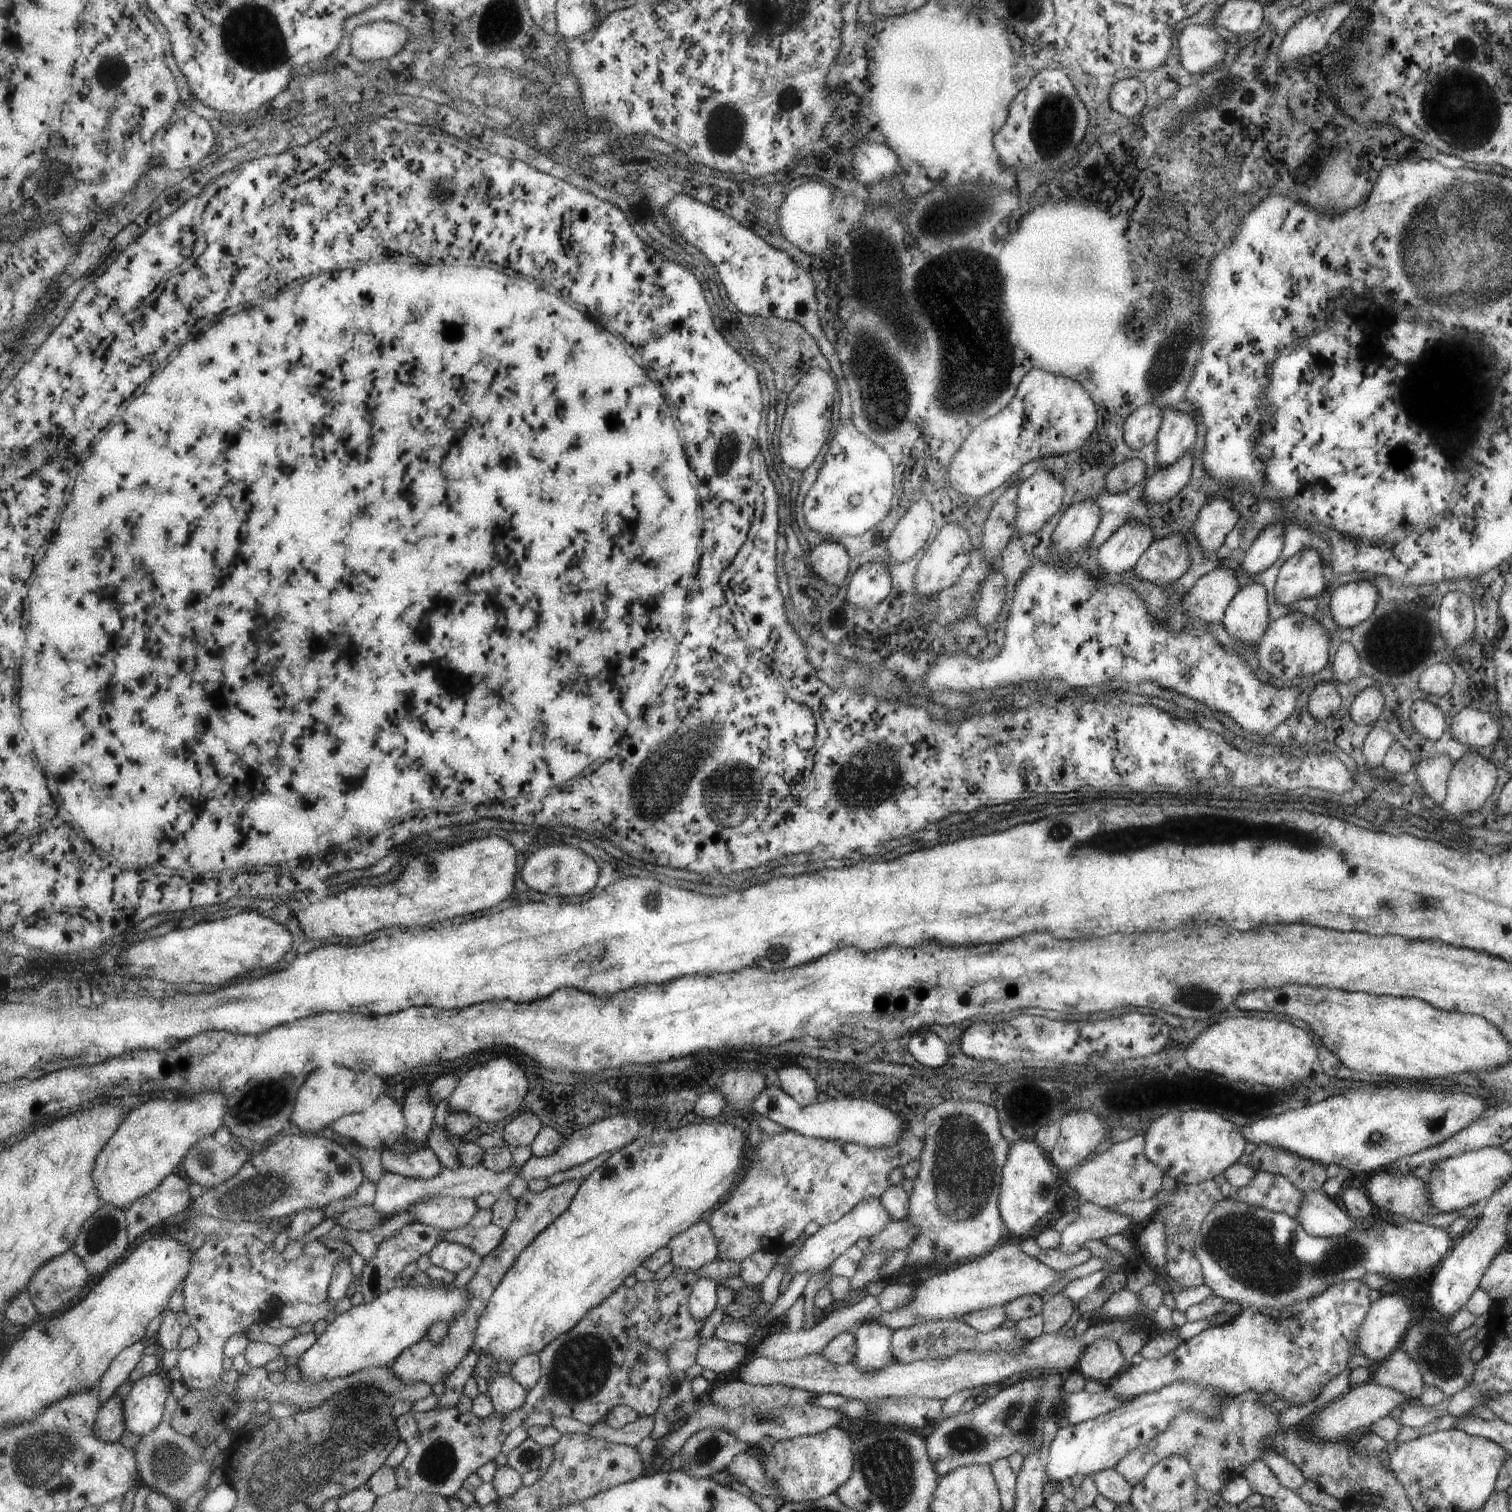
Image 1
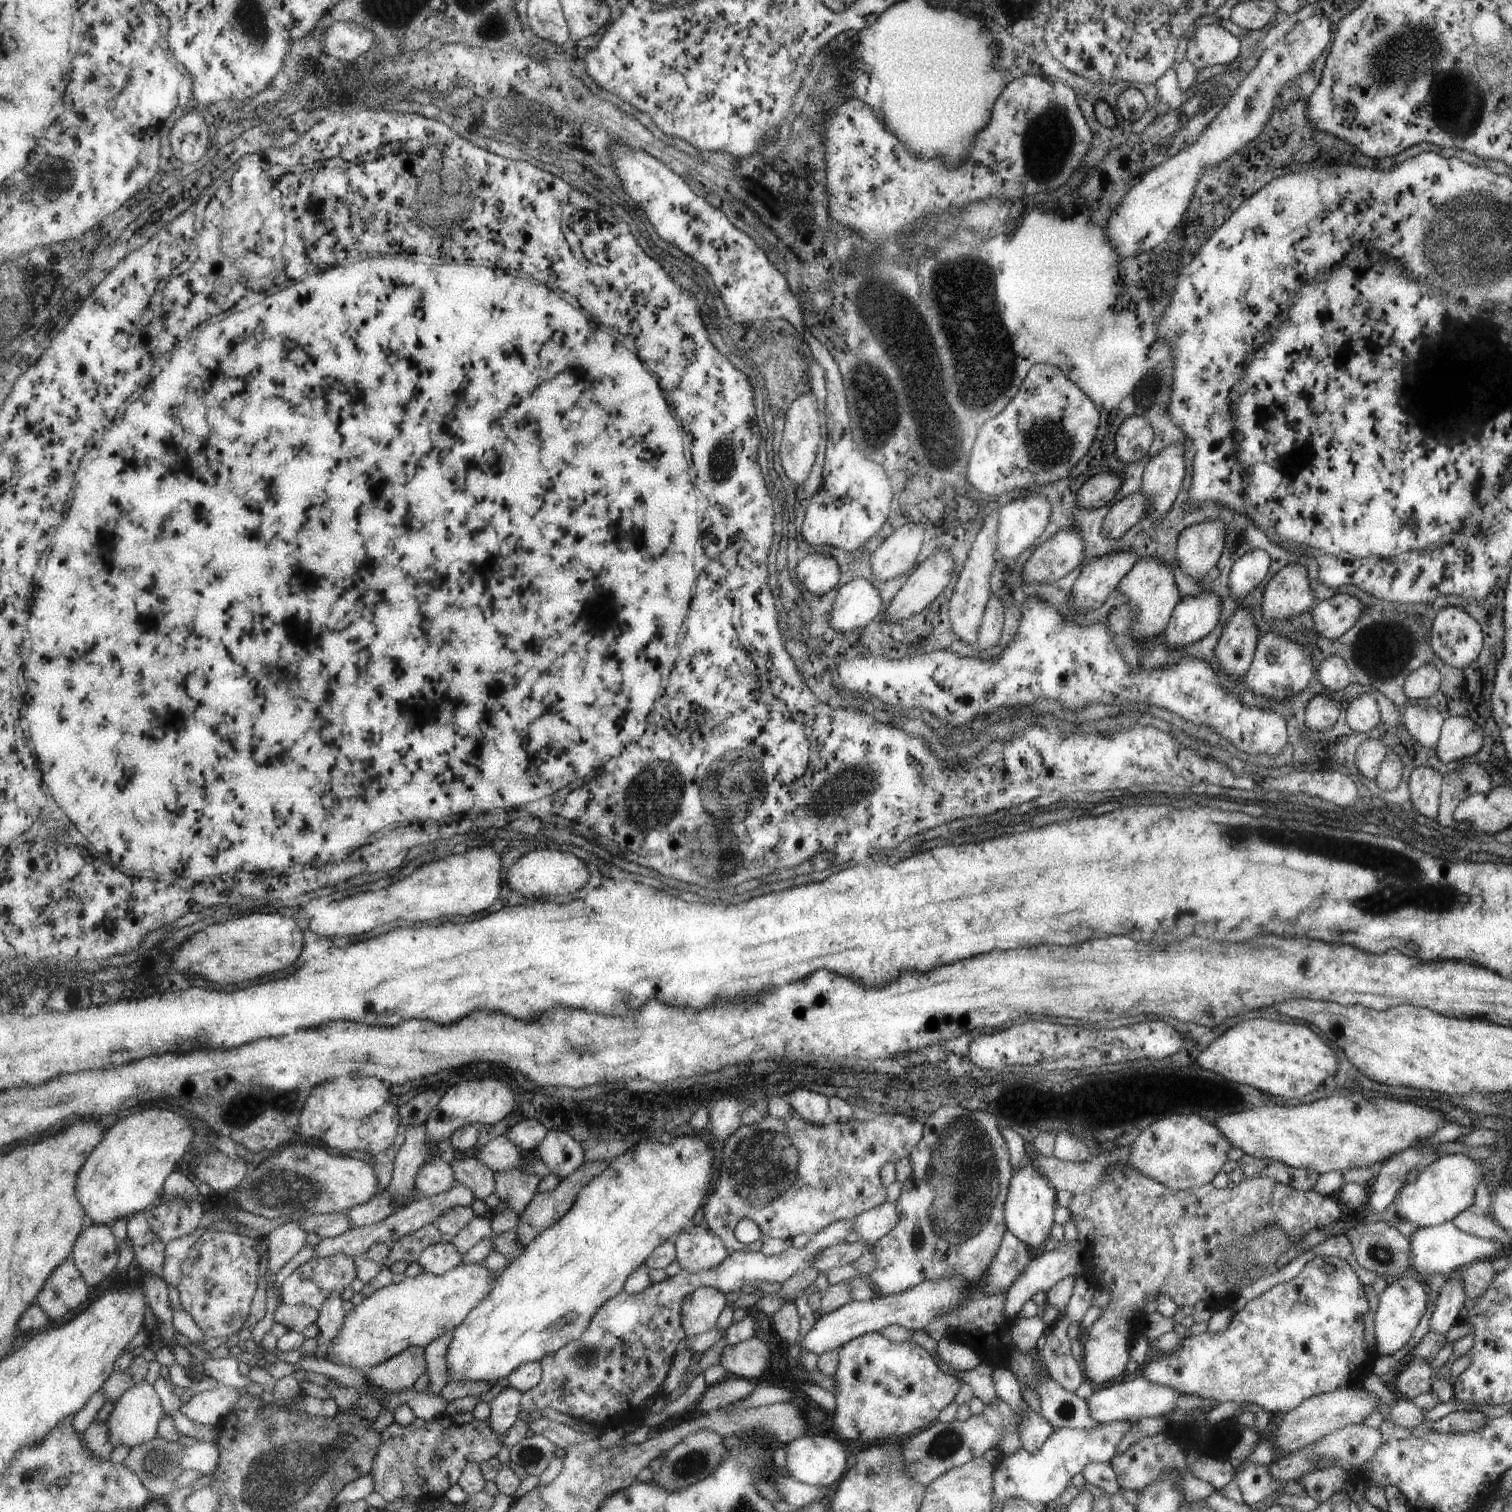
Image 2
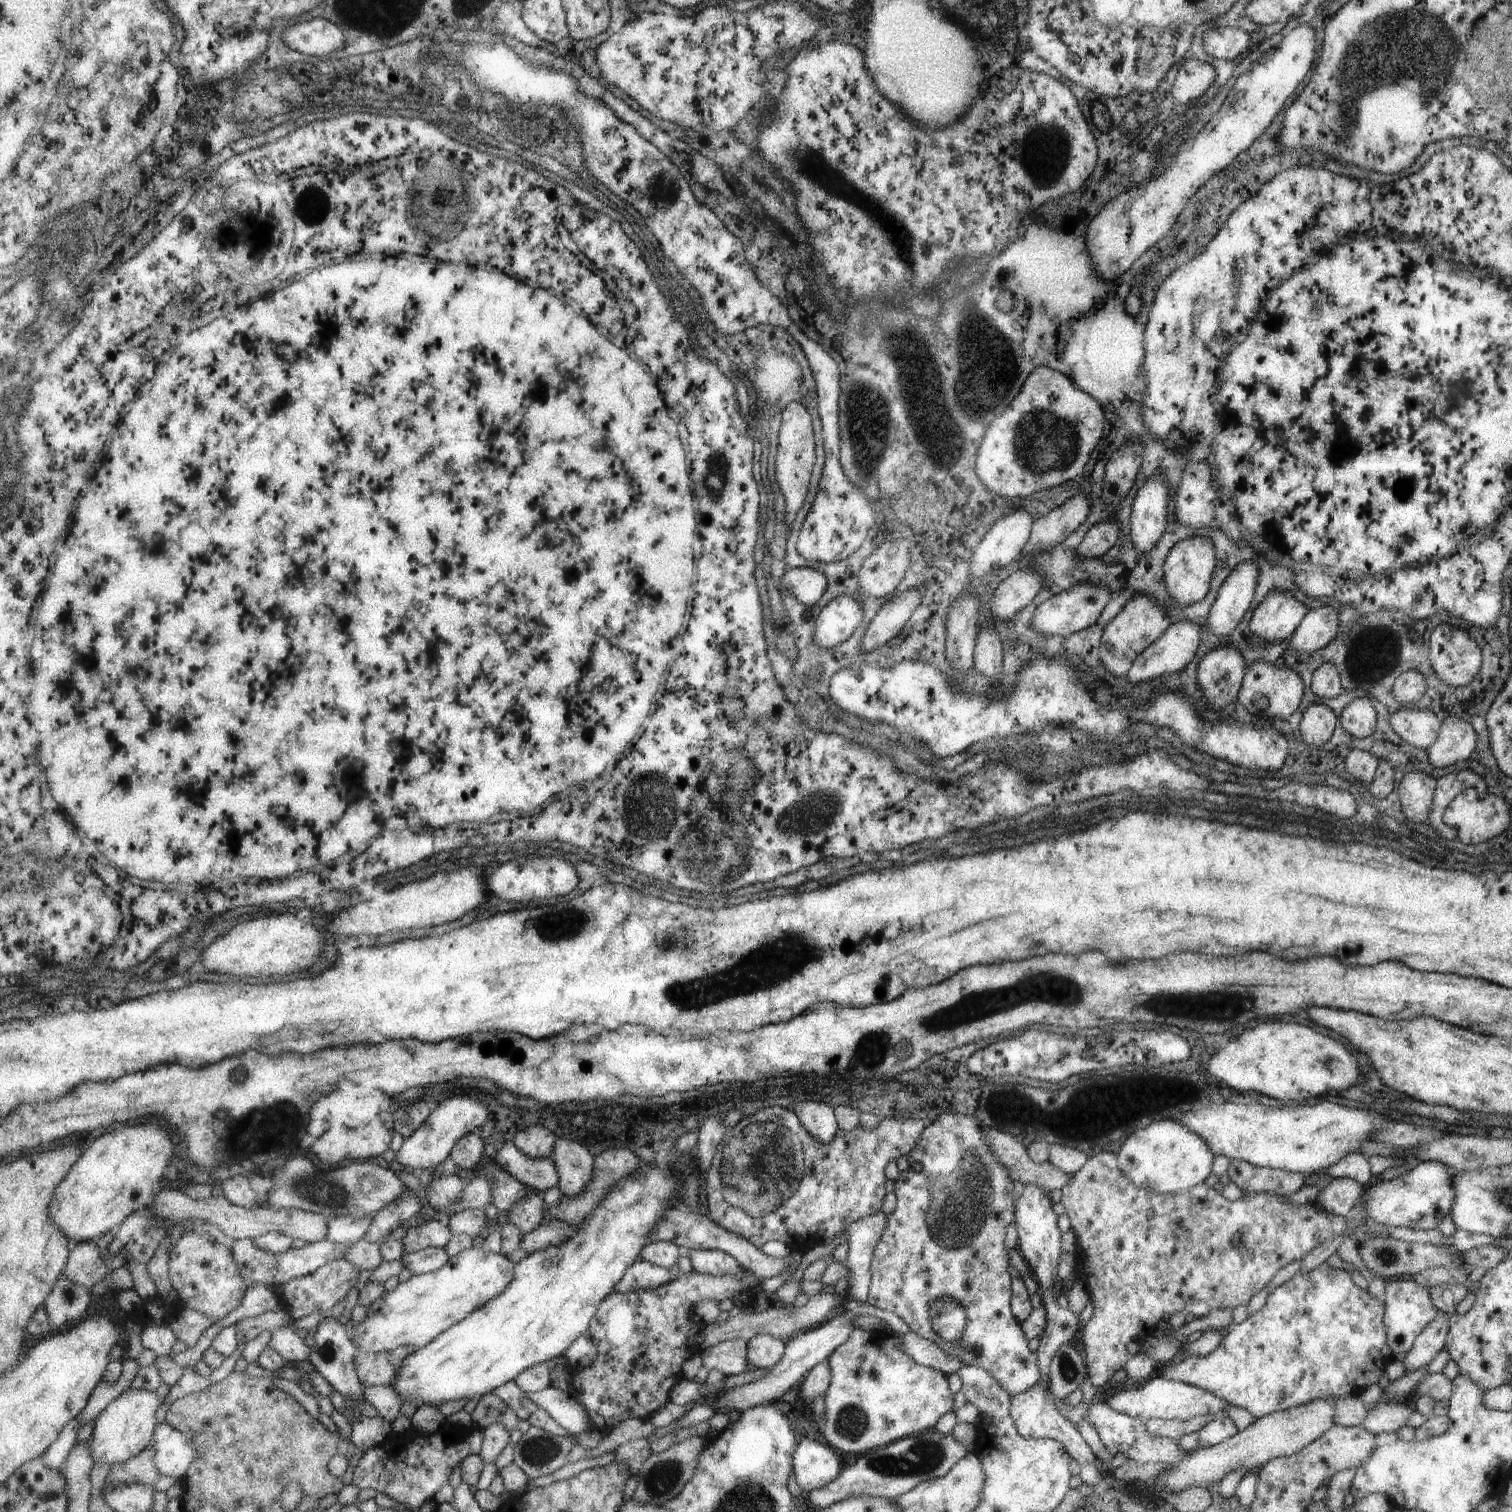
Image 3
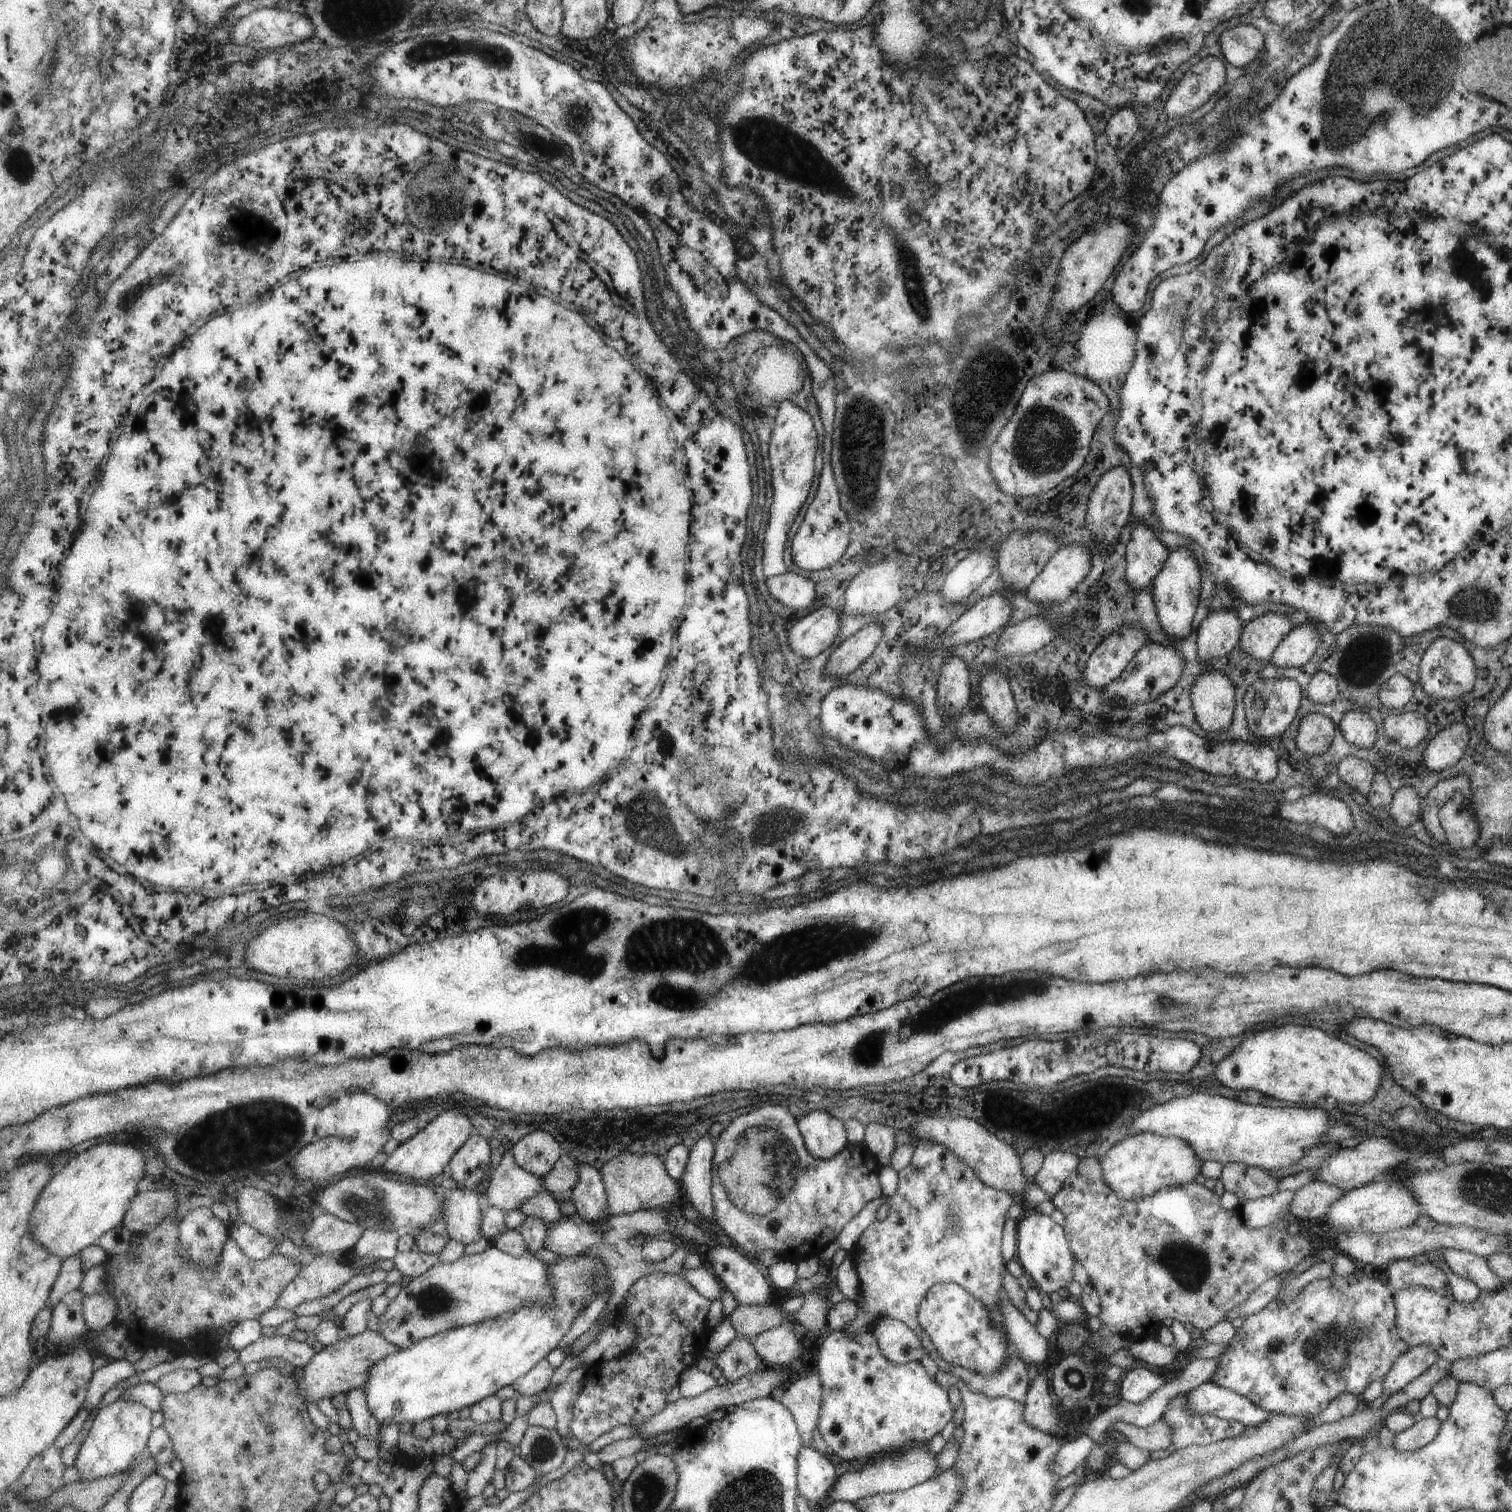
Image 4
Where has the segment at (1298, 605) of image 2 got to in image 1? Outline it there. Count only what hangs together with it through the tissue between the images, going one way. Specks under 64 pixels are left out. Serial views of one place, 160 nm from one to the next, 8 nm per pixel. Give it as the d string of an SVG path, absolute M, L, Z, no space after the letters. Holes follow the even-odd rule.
M1315 547L1295 551L1281 566L1273 586L1275 602L1289 604L1302 598L1312 598L1327 586L1323 581L1321 556Z

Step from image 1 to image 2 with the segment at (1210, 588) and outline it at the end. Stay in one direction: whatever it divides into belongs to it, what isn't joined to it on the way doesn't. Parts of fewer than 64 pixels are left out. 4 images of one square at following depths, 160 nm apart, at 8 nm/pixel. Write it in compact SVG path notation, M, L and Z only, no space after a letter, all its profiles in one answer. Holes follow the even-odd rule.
M1211 592L1180 598L1165 626L1163 640L1171 650L1201 640L1217 626L1220 605L1220 598Z

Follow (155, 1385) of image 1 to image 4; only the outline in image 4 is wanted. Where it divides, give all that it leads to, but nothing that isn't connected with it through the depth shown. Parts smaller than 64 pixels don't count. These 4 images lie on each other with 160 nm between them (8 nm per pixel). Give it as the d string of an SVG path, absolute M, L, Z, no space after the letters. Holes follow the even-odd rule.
M121 1398L99 1410L74 1465L80 1475L79 1481L94 1481L137 1467L147 1454L151 1433L155 1430L151 1416L153 1411L144 1404Z

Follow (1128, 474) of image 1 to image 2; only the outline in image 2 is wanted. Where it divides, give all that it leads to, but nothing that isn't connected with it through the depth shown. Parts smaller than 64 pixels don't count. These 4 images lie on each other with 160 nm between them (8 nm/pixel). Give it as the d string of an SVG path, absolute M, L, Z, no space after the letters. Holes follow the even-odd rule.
M1099 472L1092 475L1086 482L1083 482L1082 488L1079 488L1075 498L1077 508L1085 510L1095 510L1104 506L1119 490L1121 478L1113 472Z

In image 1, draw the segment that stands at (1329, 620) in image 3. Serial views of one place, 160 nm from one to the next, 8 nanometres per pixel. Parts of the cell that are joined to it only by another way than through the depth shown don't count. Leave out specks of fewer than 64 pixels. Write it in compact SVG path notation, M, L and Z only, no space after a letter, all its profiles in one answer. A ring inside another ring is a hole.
M1369 580L1339 585L1330 597L1329 610L1337 626L1355 626L1365 620L1377 602L1377 588Z

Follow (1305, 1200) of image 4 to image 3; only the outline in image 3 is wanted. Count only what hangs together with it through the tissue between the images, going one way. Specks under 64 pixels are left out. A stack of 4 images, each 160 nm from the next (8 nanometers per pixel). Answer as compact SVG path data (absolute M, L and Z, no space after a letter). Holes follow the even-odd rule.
M1352 1178L1333 1179L1311 1204L1328 1213L1346 1218L1352 1207L1359 1202L1363 1192L1361 1188L1361 1185Z

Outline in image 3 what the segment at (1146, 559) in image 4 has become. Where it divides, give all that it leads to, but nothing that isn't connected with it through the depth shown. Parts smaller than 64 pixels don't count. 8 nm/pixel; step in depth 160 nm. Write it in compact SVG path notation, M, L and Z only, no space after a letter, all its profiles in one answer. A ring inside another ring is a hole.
M1159 473L1150 476L1138 488L1130 514L1130 539L1138 552L1155 546L1165 526L1167 494L1165 481Z

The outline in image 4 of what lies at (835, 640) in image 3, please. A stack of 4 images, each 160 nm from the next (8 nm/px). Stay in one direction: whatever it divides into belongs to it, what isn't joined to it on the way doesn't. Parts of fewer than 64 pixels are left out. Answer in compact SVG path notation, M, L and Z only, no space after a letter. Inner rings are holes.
M829 607L803 613L799 622L789 630L789 646L797 656L817 656L833 642L838 624L838 613Z

